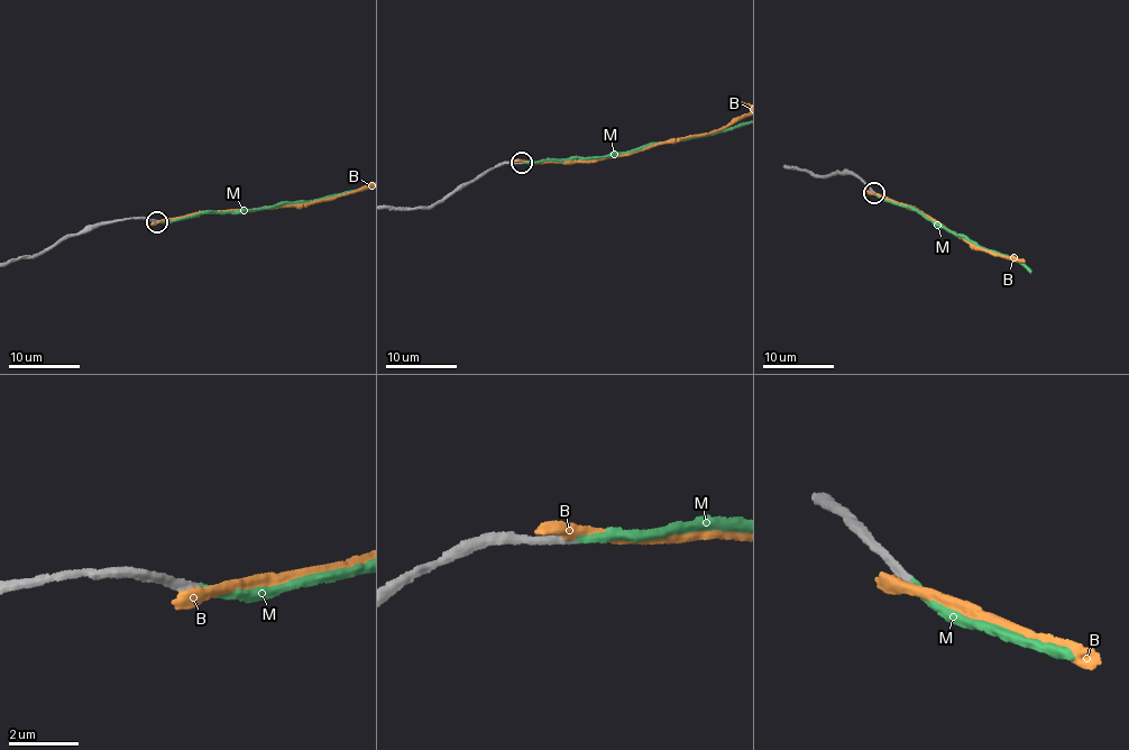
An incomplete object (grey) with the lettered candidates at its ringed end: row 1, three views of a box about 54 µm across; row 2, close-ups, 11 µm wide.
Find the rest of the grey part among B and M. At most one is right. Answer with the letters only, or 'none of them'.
M

